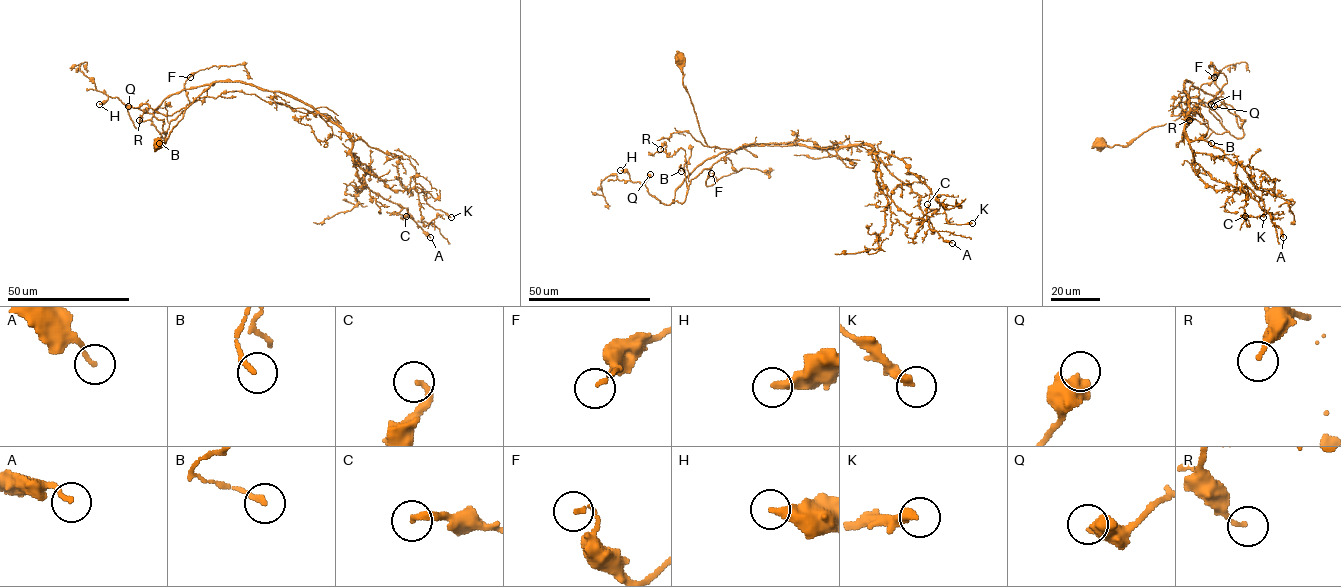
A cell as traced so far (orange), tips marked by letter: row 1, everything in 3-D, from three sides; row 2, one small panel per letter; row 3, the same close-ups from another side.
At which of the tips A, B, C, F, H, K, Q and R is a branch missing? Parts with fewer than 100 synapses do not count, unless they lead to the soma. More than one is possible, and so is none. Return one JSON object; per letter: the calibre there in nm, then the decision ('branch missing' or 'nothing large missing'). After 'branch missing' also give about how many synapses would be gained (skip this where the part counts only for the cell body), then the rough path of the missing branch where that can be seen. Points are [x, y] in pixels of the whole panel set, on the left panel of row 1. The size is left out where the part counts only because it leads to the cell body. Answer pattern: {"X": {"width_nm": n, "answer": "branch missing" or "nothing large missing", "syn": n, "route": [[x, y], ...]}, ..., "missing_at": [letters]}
{"A": {"width_nm": 160, "answer": "nothing large missing"}, "B": {"width_nm": 200, "answer": "nothing large missing"}, "C": {"width_nm": 240, "answer": "nothing large missing"}, "F": {"width_nm": 140, "answer": "nothing large missing"}, "H": {"width_nm": 360, "answer": "branch missing", "syn": 110}, "K": {"width_nm": 320, "answer": "nothing large missing"}, "Q": {"width_nm": 600, "answer": "nothing large missing"}, "R": {"width_nm": 150, "answer": "nothing large missing"}, "missing_at": ["H"]}

